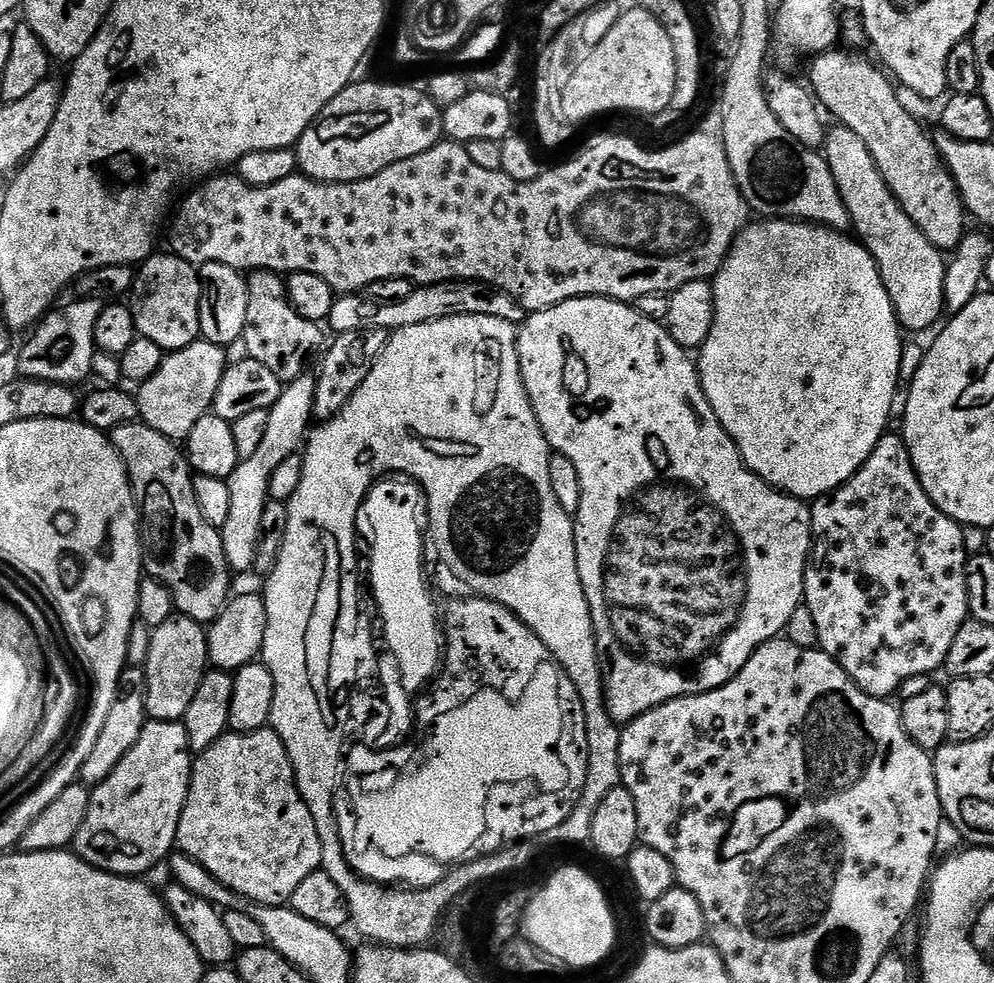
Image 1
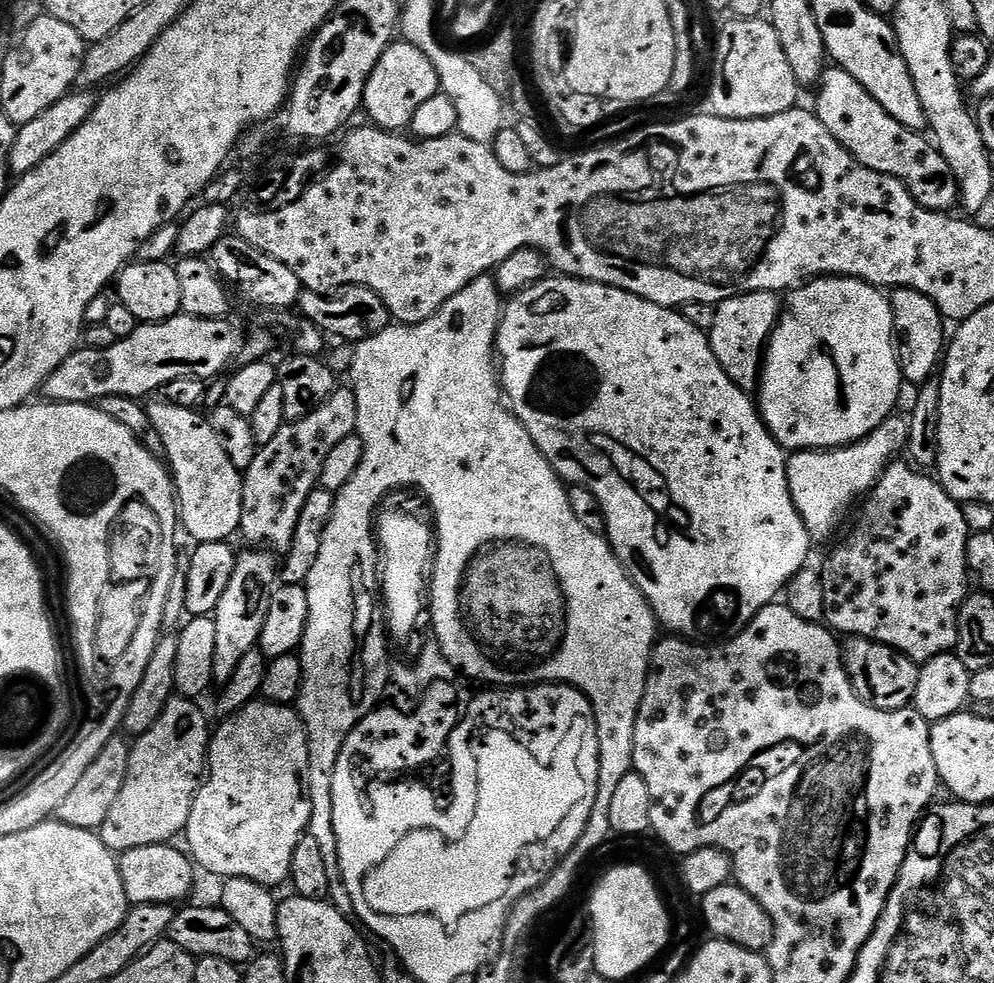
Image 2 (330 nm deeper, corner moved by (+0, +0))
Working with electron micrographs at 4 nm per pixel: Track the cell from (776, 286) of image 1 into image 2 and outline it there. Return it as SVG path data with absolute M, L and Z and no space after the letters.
M818 276L815 280L809 280L789 291L786 296L786 310L781 311L780 320L776 323L776 328L772 332L772 337L768 340L768 347L764 353L764 362L760 370L760 383L758 385L758 407L760 416L764 419L764 424L770 430L770 434L785 450L792 452L807 452L809 450L827 450L829 448L845 448L848 444L858 442L862 438L866 438L874 430L878 430L878 426L882 426L882 422L886 422L889 416L897 411L896 403L900 400L900 384L902 385L902 377L900 374L900 363L896 357L896 327L894 326L894 318L892 317L892 301L881 289L876 288L873 284L867 284L865 280L858 278L850 278L849 276Z

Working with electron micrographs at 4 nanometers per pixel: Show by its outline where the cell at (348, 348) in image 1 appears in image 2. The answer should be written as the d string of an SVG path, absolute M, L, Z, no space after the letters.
M338 386L318 406L318 410L310 410L306 418L285 422L282 430L274 434L274 439L265 444L259 445L256 450L254 462L242 475L244 478L244 489L242 490L242 522L240 523L239 539L244 539L246 543L253 544L256 548L265 548L268 552L283 554L290 550L290 542L294 542L294 526L298 526L298 518L302 514L302 506L306 506L306 498L320 483L322 466L326 463L326 457L330 455L330 450L342 442L342 438L353 435L358 422L358 398L351 387Z

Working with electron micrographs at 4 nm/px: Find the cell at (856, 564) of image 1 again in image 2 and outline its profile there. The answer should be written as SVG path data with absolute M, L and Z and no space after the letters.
M893 462L888 469L880 476L878 483L873 486L863 501L864 509L860 512L860 517L856 520L856 525L852 528L852 533L833 550L825 562L824 568L819 569L822 578L822 590L826 593L826 610L824 611L823 623L827 625L833 633L839 634L844 638L866 638L879 644L890 646L902 654L906 654L911 660L923 662L934 658L943 652L951 652L955 649L956 639L958 638L958 618L960 608L969 595L970 573L966 562L966 542L969 538L969 530L966 526L964 509L951 494L940 484L939 479L932 480L927 471L921 470L911 463Z

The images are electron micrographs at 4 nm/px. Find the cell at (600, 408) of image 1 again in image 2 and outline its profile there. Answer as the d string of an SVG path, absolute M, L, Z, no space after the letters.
M571 278L552 279L542 279L534 286L517 292L515 296L511 297L503 305L500 313L500 325L496 331L495 355L498 357L498 372L502 392L510 405L511 411L515 412L517 418L522 422L522 426L526 426L530 438L534 438L538 450L548 459L550 466L560 475L561 480L569 485L584 484L592 491L594 498L598 498L606 518L606 539L612 545L612 551L616 553L616 557L620 559L622 566L628 571L628 576L631 580L640 588L641 594L648 600L648 605L651 606L652 613L656 616L657 621L663 627L665 624L672 631L669 633L675 634L680 638L687 638L693 642L720 642L725 638L737 636L767 604L773 603L779 597L776 596L779 592L781 595L785 591L788 581L792 579L792 575L809 563L808 551L814 547L812 535L806 530L806 522L802 522L802 518L794 506L794 498L790 494L786 450L772 437L770 430L765 426L764 419L760 416L760 409L754 403L753 397L749 393L744 392L734 382L730 382L726 370L722 370L722 366L718 366L718 358L714 358L714 350L708 345L707 335L693 326L679 310L663 308L654 302L646 302L634 294L611 288L609 284L591 284L588 280L573 280Z

